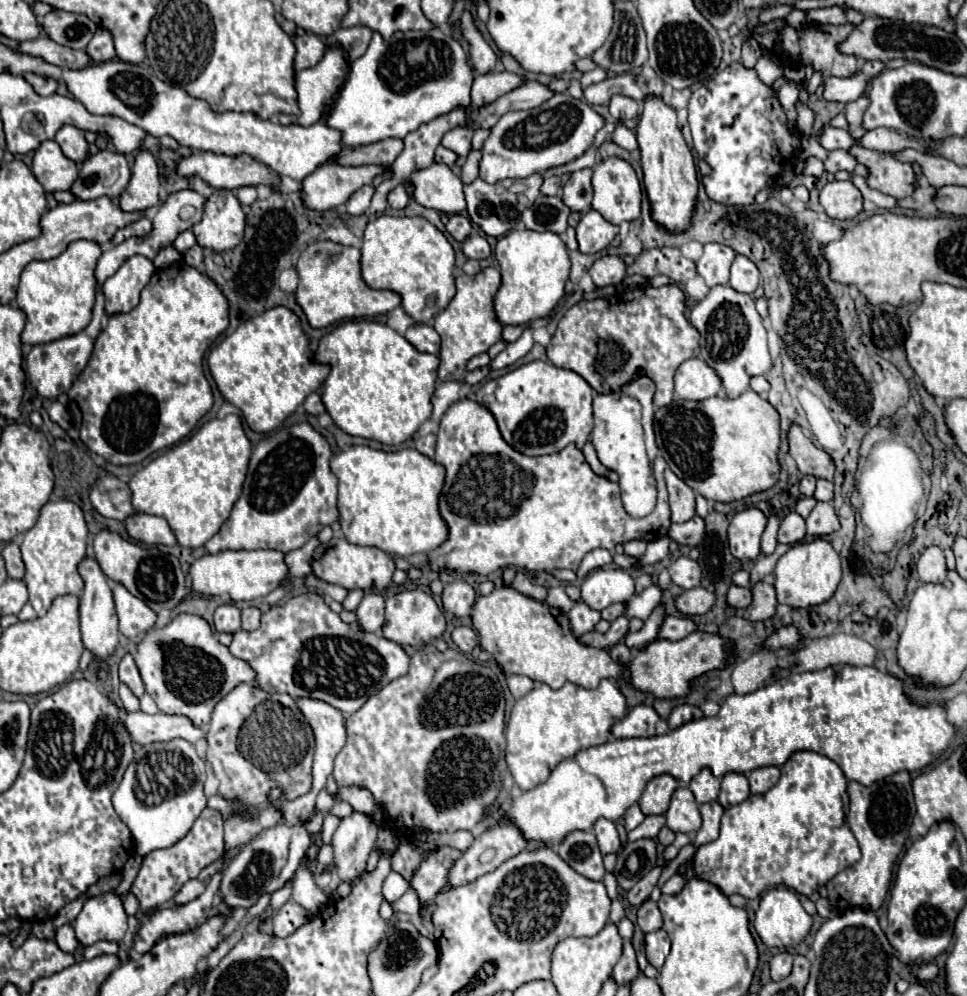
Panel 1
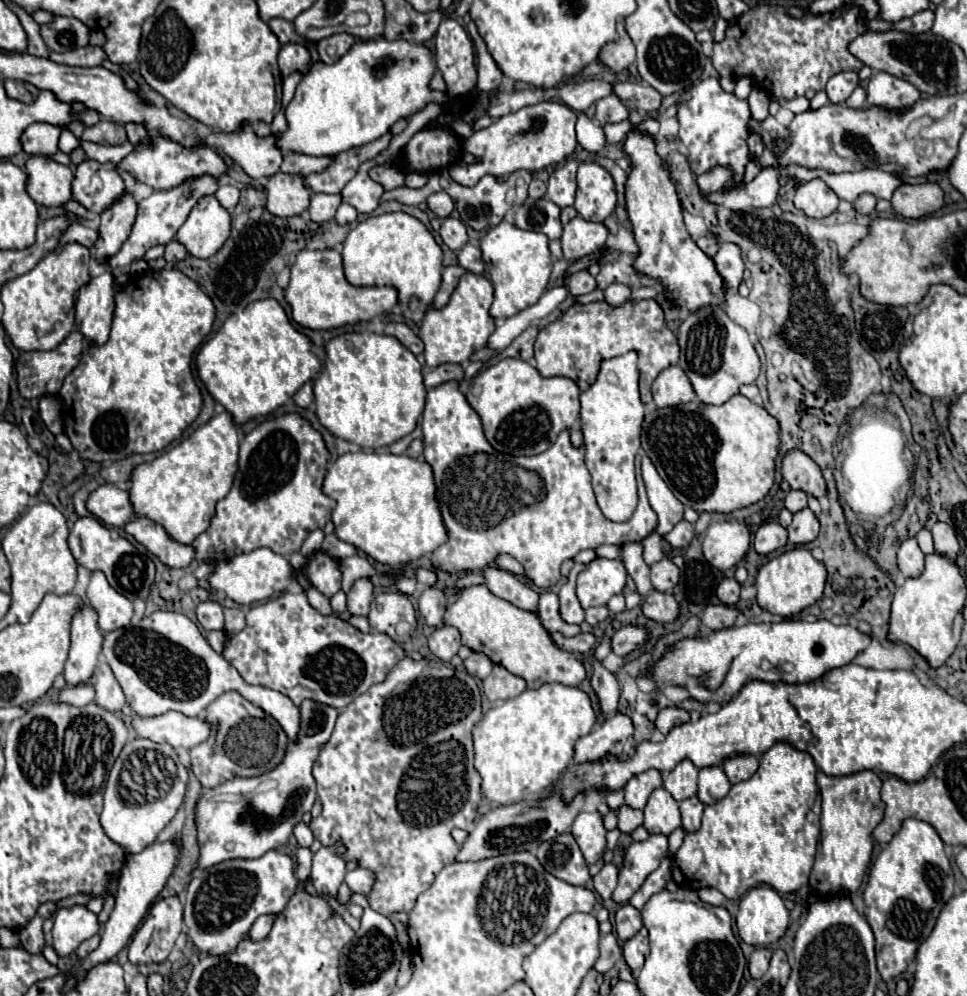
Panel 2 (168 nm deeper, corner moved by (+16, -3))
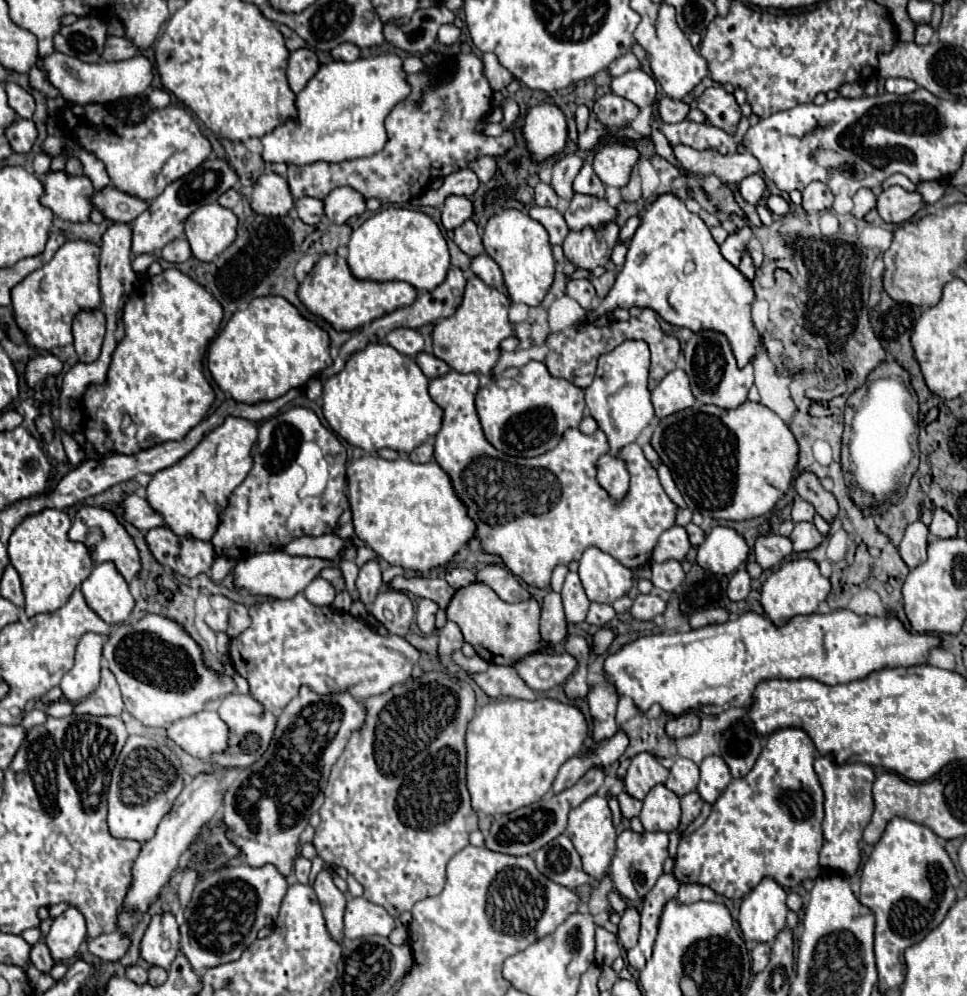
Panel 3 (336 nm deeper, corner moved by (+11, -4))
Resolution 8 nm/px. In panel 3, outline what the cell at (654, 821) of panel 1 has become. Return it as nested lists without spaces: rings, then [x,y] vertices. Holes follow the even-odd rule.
[[[621,791],[619,793],[619,797],[617,797],[617,801],[619,801],[619,807],[621,807],[621,813],[623,813],[623,817],[625,819],[633,819],[633,817],[639,817],[639,813],[641,813],[641,801],[637,801],[635,797],[631,797],[627,791]]]

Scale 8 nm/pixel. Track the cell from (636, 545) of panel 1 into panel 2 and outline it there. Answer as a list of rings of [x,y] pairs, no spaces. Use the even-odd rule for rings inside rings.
[[[574,564],[566,582],[562,584],[562,588],[558,592],[558,596],[560,596],[560,614],[568,624],[582,624],[584,622],[584,610],[582,610],[578,598],[576,598],[576,588],[574,588],[576,576],[582,568],[584,568],[584,564]]]

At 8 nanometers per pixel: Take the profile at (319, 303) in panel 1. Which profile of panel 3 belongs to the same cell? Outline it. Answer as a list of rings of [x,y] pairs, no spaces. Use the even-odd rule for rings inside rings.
[[[335,253],[323,255],[315,263],[311,273],[305,277],[305,281],[299,285],[299,299],[307,307],[307,311],[325,319],[337,331],[355,331],[365,323],[371,323],[373,319],[383,317],[385,313],[391,313],[393,309],[411,305],[413,297],[417,297],[415,287],[403,281],[377,283],[355,279],[349,271],[347,261]]]

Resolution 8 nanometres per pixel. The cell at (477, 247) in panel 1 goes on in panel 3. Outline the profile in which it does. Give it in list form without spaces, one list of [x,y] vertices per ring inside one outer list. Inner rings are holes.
[[[481,253],[481,255],[471,259],[471,271],[477,277],[481,277],[481,281],[485,281],[487,285],[493,285],[493,287],[501,287],[503,285],[501,269],[487,253]]]

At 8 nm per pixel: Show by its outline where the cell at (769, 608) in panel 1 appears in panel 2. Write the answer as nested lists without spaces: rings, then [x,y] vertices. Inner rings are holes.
[[[724,604],[710,605],[704,610],[700,622],[702,622],[702,626],[706,626],[710,630],[720,630],[732,626],[738,614],[740,612],[734,606]]]

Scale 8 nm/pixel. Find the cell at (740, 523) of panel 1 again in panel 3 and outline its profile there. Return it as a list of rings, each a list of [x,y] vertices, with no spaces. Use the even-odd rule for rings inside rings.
[[[713,527],[713,531],[705,537],[703,545],[699,545],[697,553],[697,563],[703,569],[709,569],[713,573],[721,575],[731,575],[735,573],[749,555],[749,545],[731,527]]]

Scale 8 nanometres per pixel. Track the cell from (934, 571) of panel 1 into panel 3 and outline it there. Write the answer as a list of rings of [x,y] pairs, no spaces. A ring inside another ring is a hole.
[[[915,521],[913,525],[907,527],[905,537],[899,543],[899,555],[909,569],[915,569],[917,565],[925,563],[927,541],[929,541],[929,529],[921,521]]]

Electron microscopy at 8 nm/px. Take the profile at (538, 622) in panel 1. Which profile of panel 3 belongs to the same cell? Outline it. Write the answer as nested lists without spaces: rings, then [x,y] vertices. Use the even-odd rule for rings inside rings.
[[[471,583],[453,595],[447,607],[447,619],[461,627],[465,641],[471,643],[487,663],[515,665],[533,653],[555,653],[539,633],[539,603],[535,599],[523,603],[505,603],[491,587]]]

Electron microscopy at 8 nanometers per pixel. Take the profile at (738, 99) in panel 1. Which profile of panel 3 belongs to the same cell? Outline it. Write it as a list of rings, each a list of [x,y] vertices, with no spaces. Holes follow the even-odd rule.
[[[721,85],[707,87],[697,99],[697,109],[705,115],[705,125],[723,129],[727,135],[735,135],[741,119],[741,107]]]

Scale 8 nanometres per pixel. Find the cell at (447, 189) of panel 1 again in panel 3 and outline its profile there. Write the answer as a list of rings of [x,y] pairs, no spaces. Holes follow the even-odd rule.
[[[449,195],[443,203],[441,221],[443,221],[443,227],[451,231],[451,229],[463,225],[463,221],[467,221],[471,215],[473,215],[473,205],[467,197]]]

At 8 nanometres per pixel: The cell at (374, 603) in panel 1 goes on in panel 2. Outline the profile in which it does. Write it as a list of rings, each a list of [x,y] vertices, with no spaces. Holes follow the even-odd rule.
[[[358,578],[348,592],[348,612],[354,616],[366,616],[370,610],[372,600],[372,580],[370,578]]]

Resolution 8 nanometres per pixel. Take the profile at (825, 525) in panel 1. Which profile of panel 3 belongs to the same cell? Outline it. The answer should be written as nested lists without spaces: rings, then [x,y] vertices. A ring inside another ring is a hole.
[[[803,521],[803,523],[795,525],[789,539],[793,543],[793,551],[801,553],[801,551],[815,549],[823,541],[823,535],[817,531],[817,527],[811,521]]]

